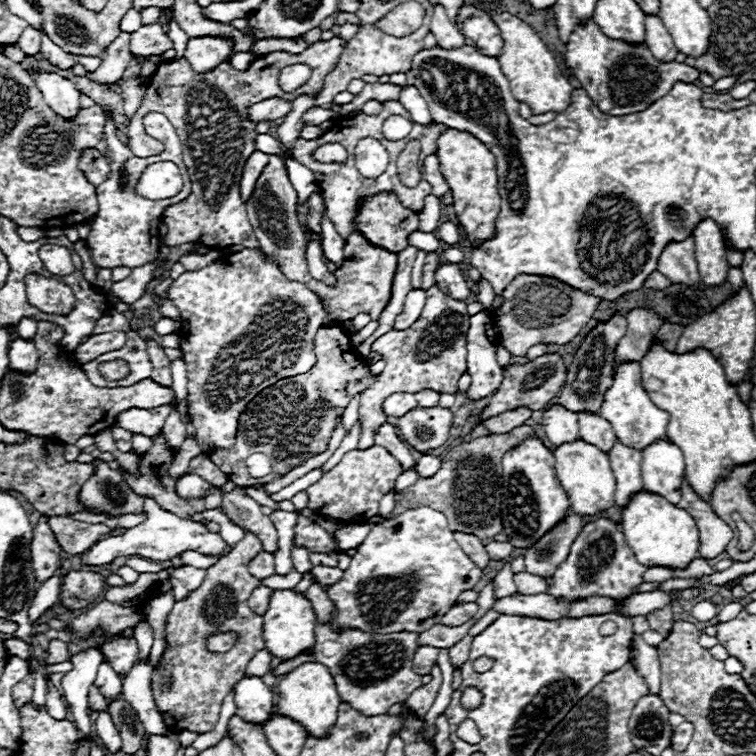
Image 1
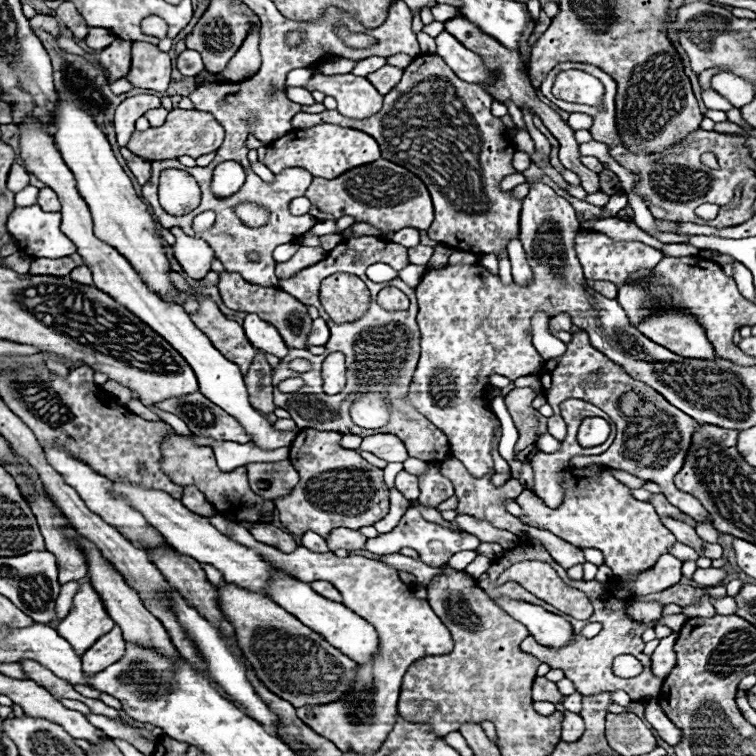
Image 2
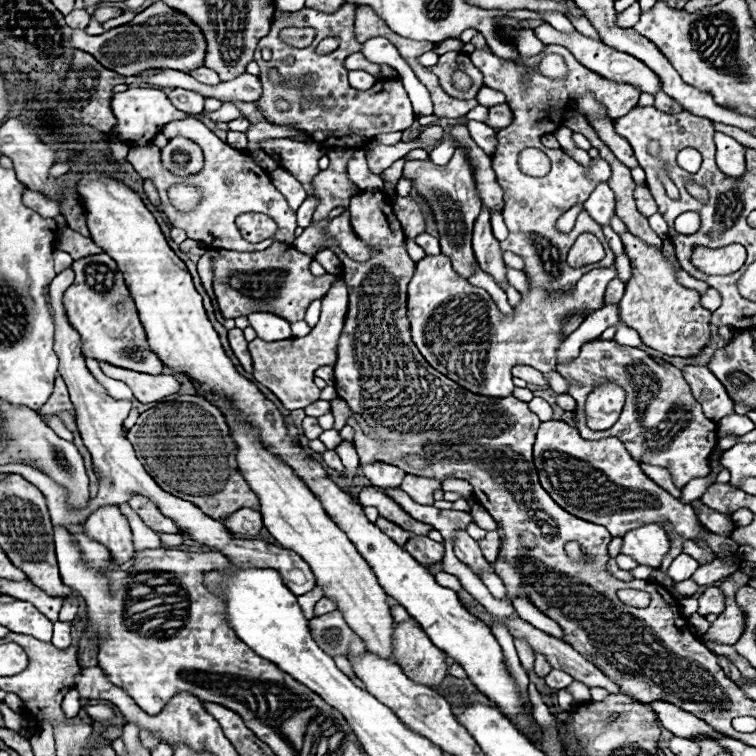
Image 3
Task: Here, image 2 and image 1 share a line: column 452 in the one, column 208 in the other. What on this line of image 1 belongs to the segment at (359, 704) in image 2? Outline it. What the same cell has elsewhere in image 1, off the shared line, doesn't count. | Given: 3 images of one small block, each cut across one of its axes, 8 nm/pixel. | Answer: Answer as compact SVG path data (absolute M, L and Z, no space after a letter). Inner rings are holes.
M216 634L216 636L210 636L208 648L210 648L210 650L216 650L216 652L222 652L222 650L226 652L226 650L232 648L234 640L236 640L234 634Z

